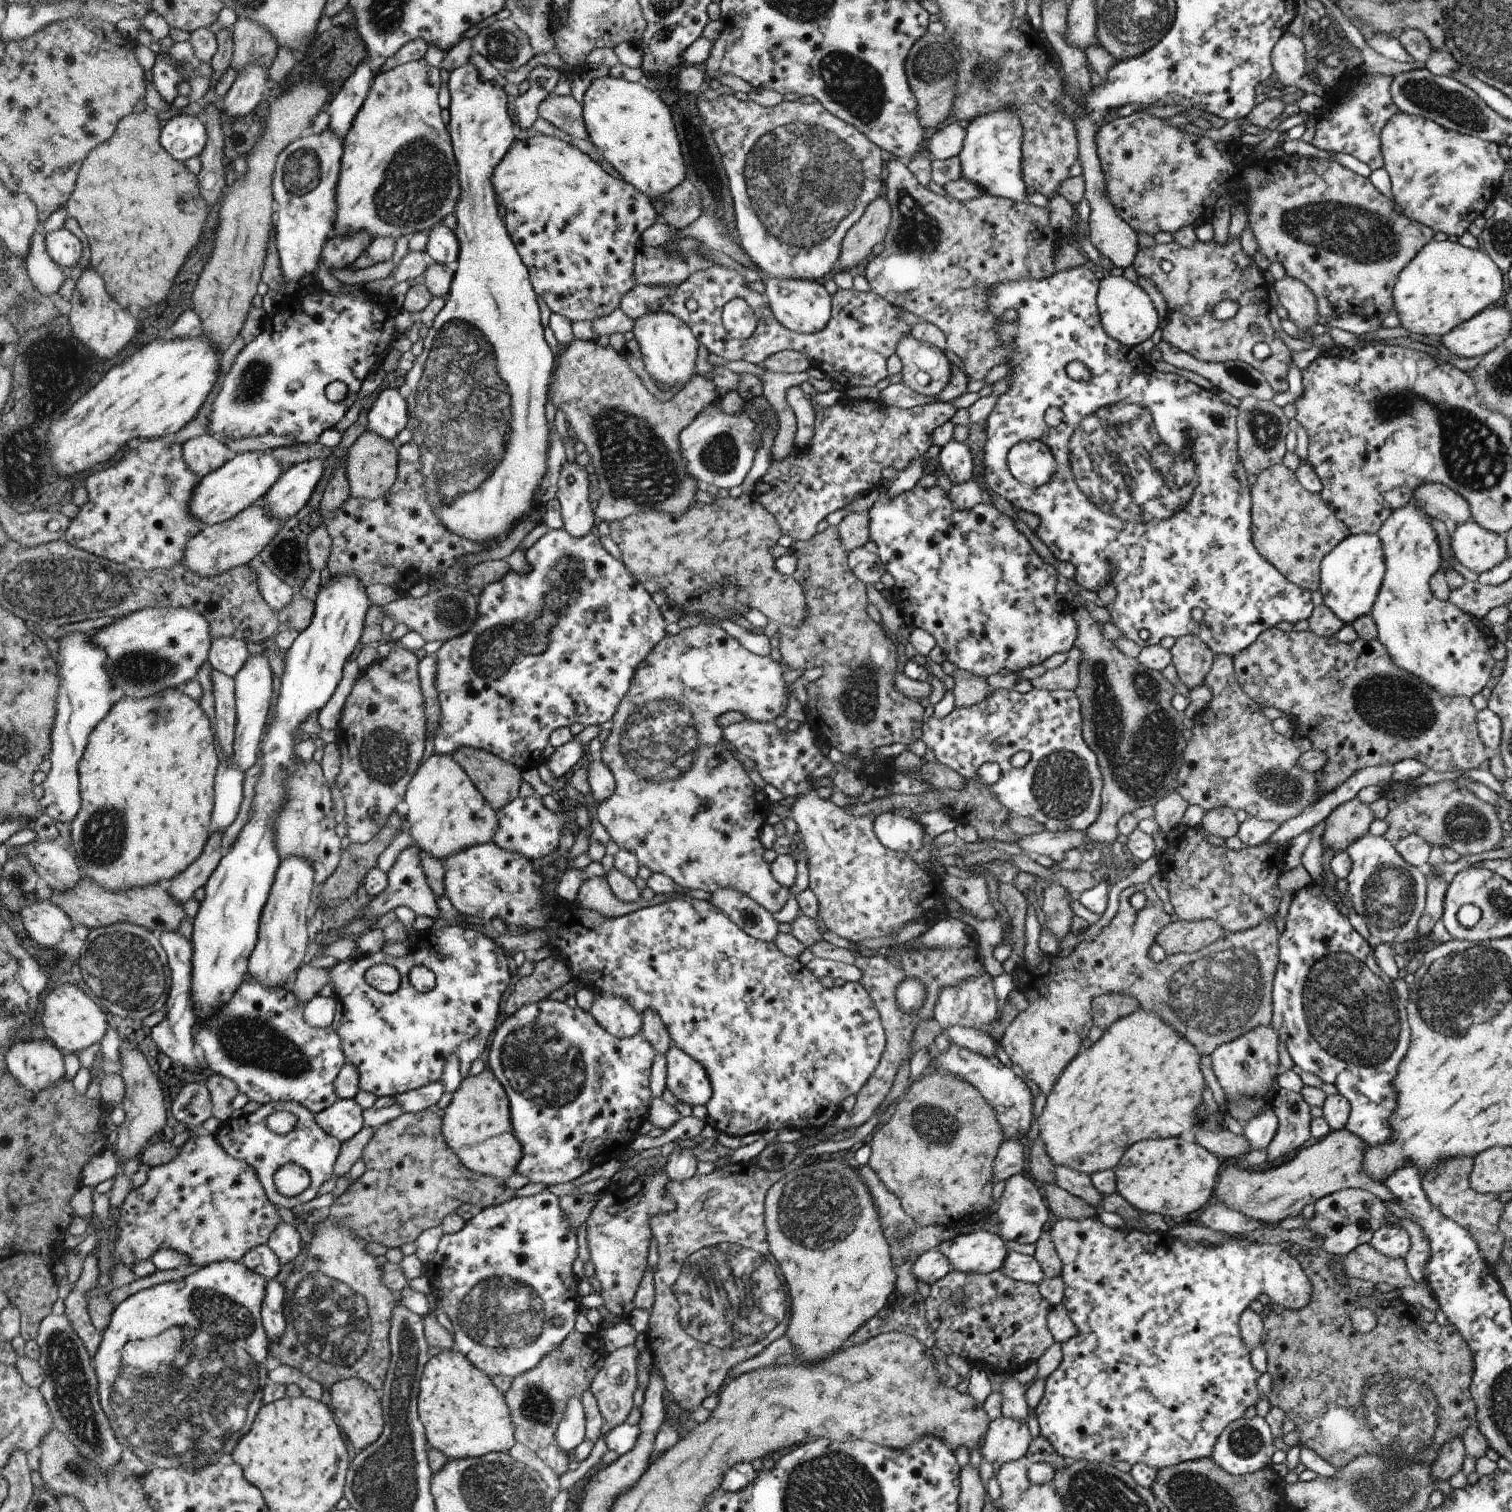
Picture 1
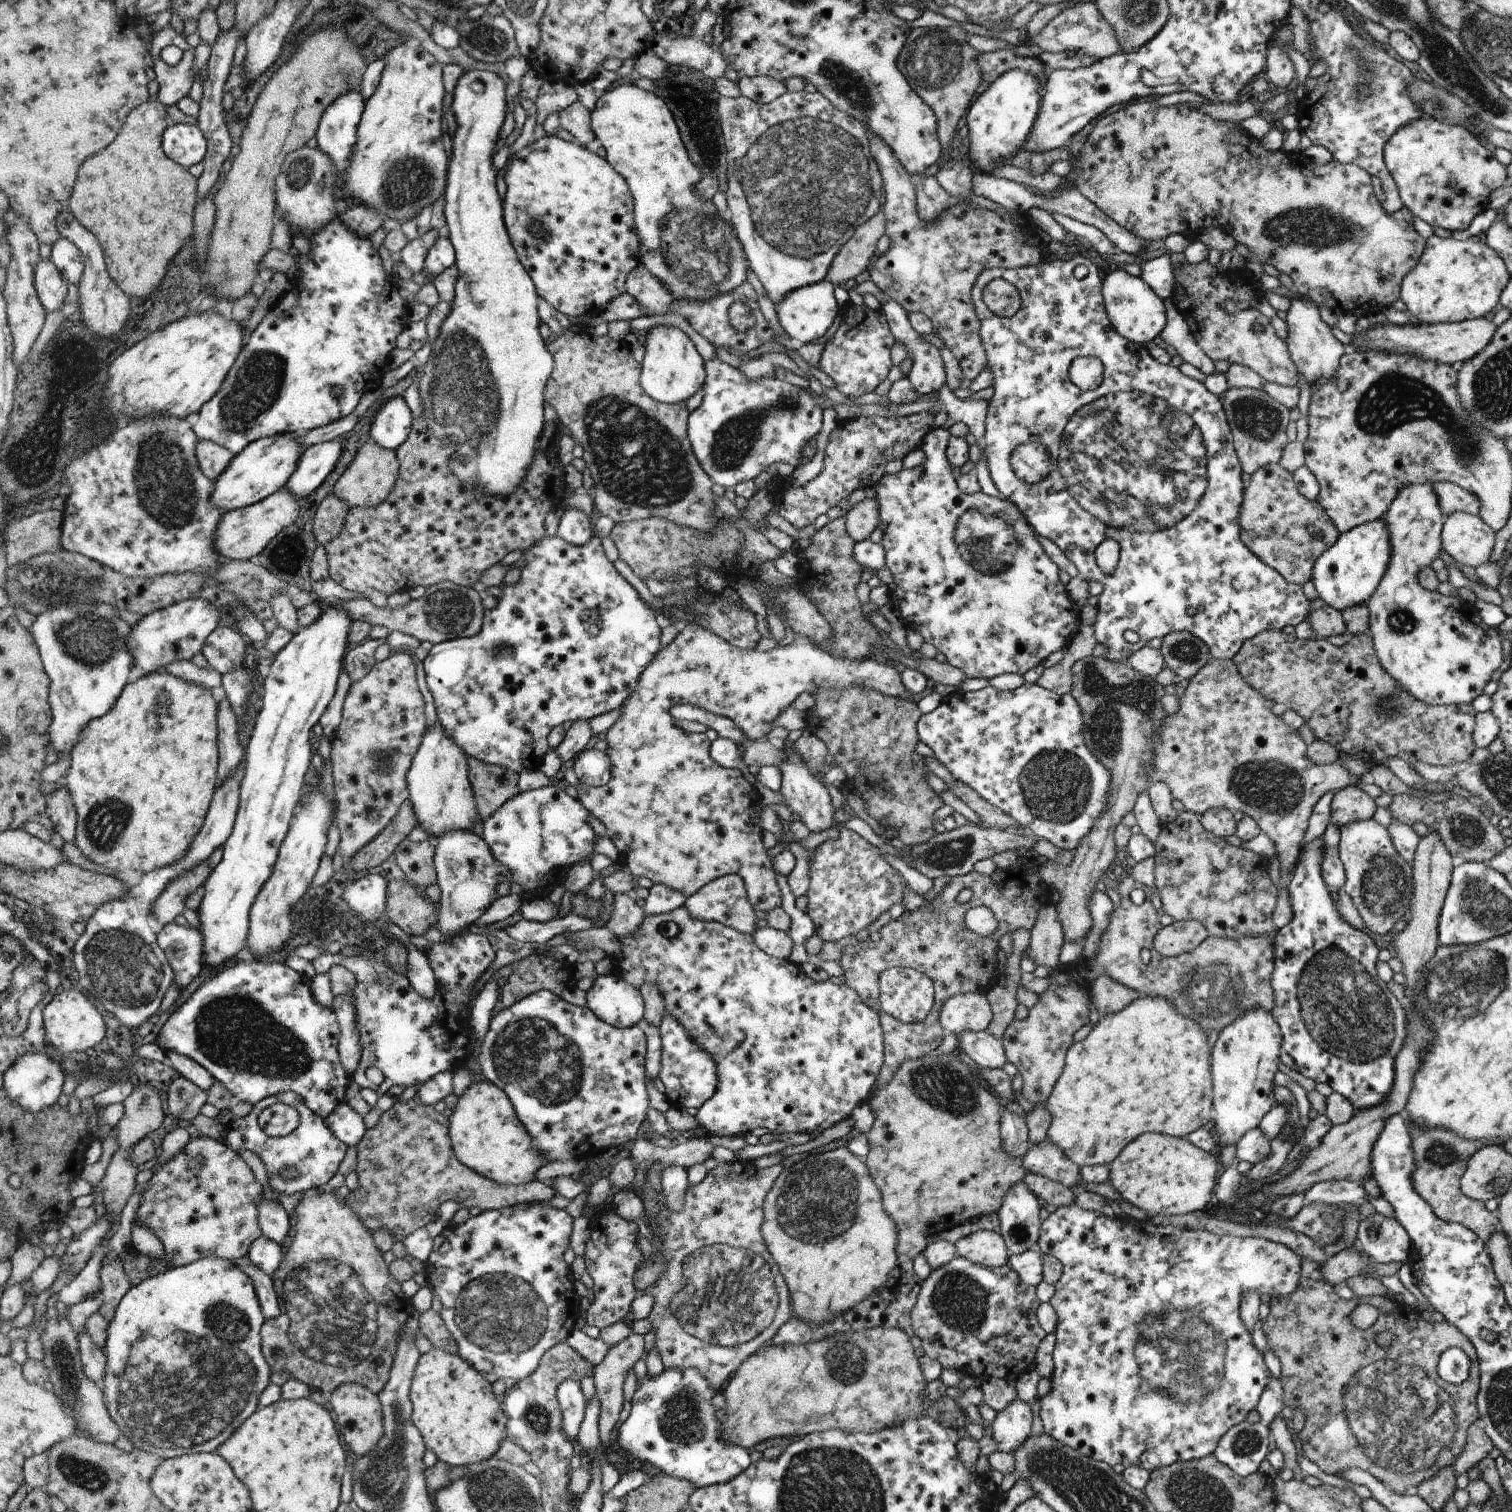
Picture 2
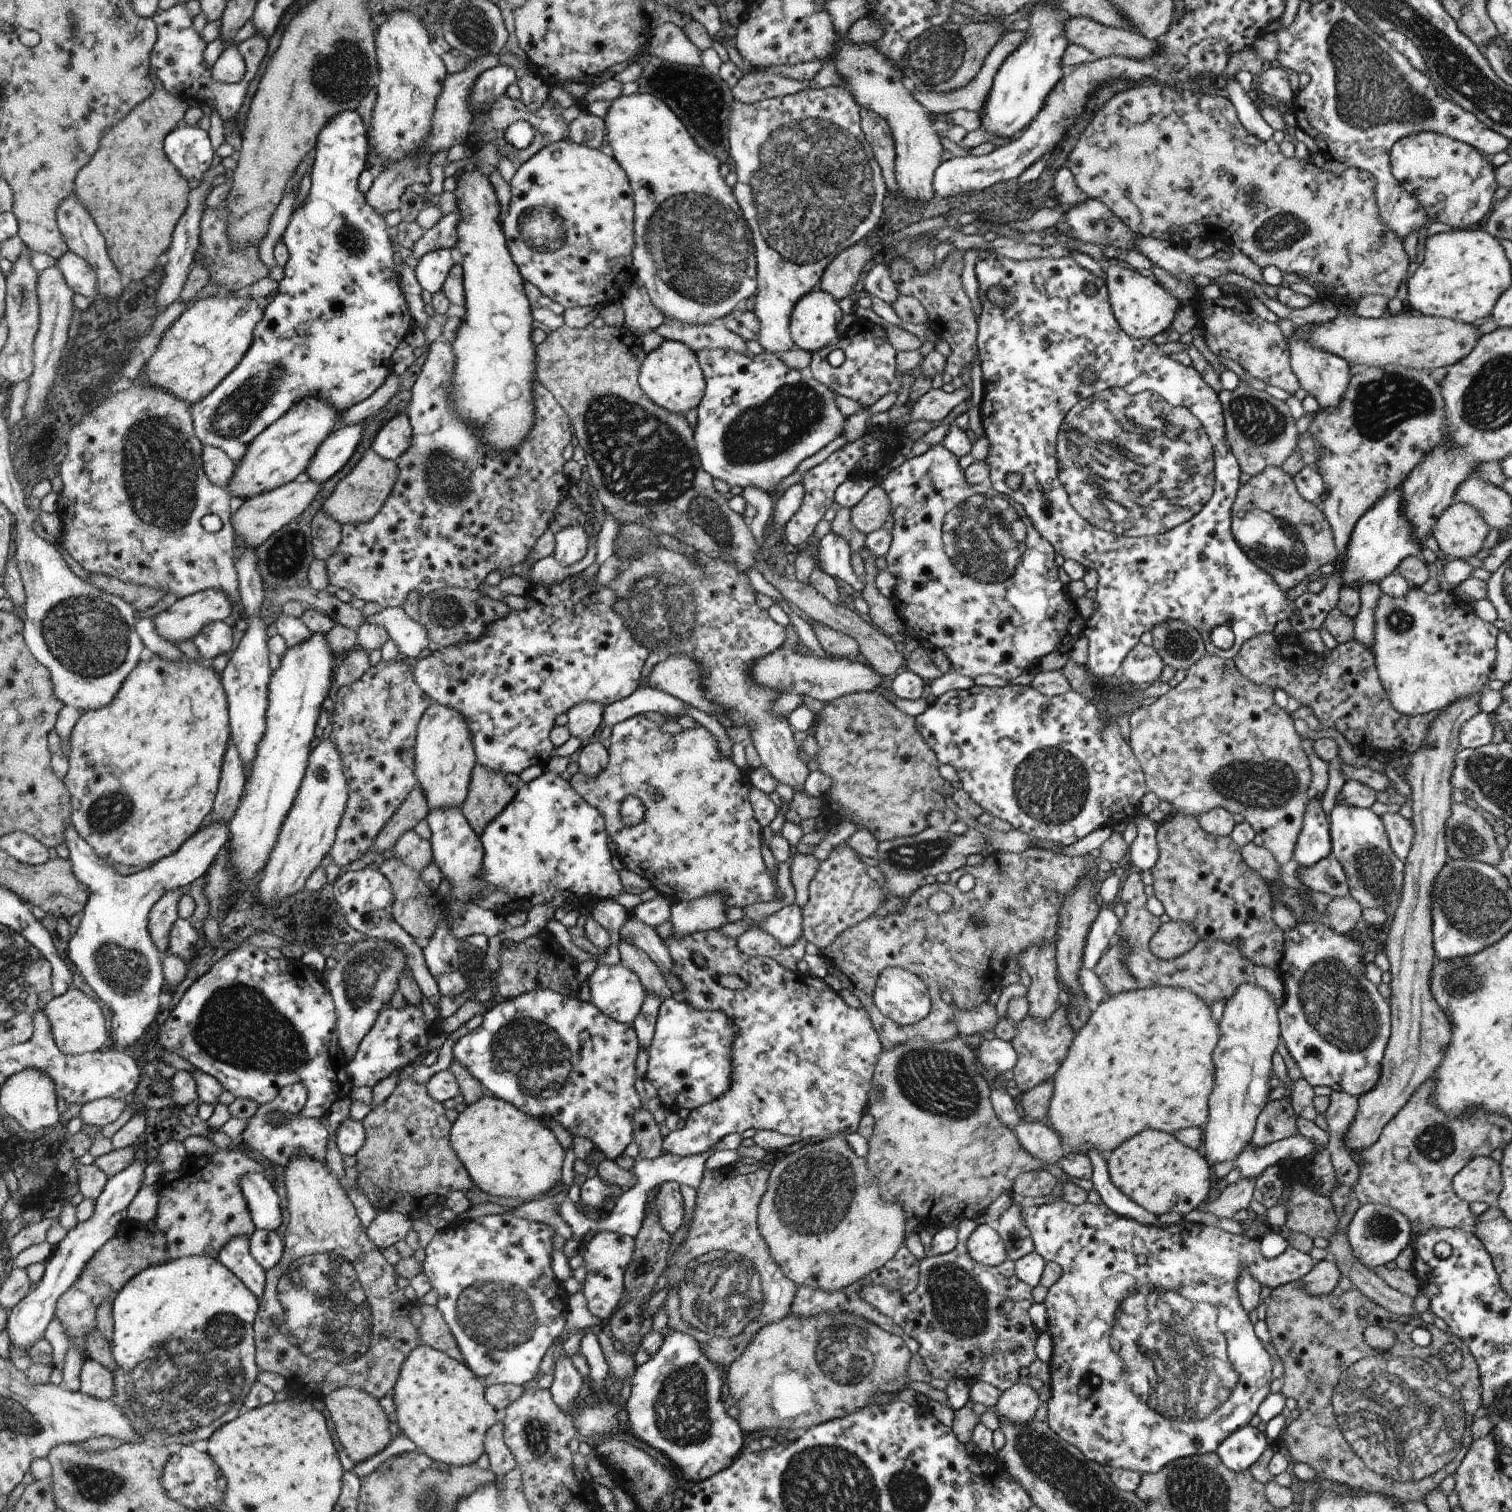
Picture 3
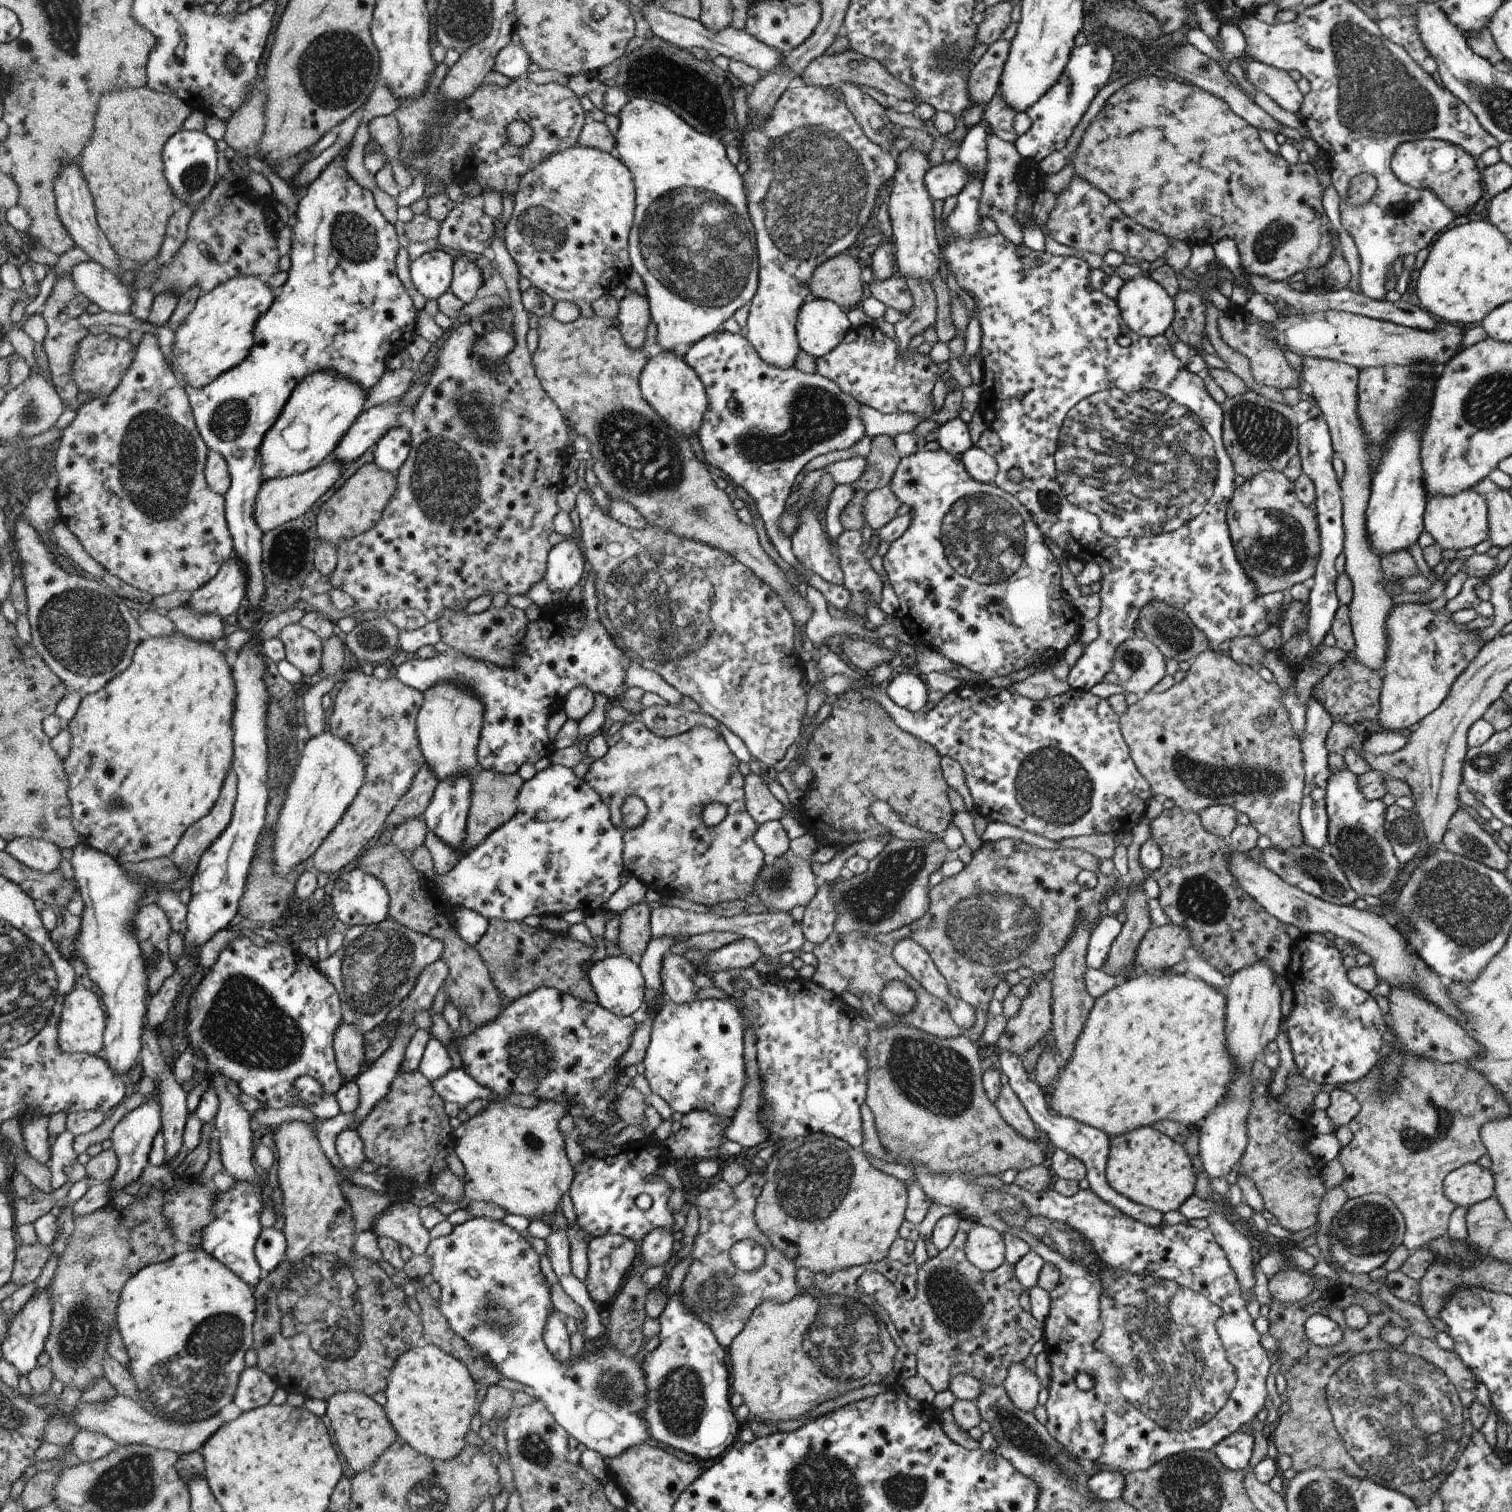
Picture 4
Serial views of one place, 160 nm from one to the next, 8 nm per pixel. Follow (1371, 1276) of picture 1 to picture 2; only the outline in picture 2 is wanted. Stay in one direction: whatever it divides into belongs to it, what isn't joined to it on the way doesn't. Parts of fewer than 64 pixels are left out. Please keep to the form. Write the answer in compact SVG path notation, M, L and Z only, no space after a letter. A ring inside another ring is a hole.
M1357 1243L1330 1257L1321 1267L1326 1282L1339 1288L1350 1277L1370 1274L1394 1276L1402 1268L1401 1262L1379 1263Z

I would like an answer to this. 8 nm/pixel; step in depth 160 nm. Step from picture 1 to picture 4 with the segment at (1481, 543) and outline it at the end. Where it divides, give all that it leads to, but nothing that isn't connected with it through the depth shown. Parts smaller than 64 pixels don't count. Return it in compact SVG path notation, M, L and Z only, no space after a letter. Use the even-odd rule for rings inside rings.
M1473 488L1451 497L1438 495L1427 502L1423 516L1424 528L1442 549L1452 548L1458 551L1463 548L1474 548L1476 544L1489 538L1487 512L1486 499Z

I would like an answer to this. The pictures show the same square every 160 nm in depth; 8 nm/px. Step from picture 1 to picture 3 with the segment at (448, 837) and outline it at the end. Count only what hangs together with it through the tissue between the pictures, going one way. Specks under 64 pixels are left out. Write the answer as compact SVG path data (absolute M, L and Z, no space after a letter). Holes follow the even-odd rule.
M432 702L417 728L415 758L417 784L428 798L429 810L462 808L469 796L473 768L478 763L465 717L454 709Z

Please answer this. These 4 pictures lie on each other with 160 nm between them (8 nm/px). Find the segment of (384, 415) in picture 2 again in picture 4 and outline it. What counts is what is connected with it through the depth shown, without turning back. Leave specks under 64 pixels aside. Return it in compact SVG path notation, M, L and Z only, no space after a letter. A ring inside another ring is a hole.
M394 427L376 441L373 461L396 474L397 470L409 458L412 450L412 433L406 427Z

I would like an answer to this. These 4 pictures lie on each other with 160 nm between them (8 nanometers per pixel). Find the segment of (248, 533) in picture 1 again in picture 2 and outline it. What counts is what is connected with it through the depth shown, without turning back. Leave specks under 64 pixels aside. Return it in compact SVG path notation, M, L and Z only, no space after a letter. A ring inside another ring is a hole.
M282 488L256 504L228 511L216 530L216 539L214 539L216 552L224 561L250 560L252 556L259 555L268 546L268 542L272 542L298 518L301 507L302 501L295 499Z

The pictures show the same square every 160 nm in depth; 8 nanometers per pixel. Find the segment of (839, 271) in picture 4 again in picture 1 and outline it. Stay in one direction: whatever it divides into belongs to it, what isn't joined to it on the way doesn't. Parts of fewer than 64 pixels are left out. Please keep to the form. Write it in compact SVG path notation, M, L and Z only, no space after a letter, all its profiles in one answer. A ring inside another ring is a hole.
M877 196L866 207L865 214L845 235L840 256L840 264L844 270L849 270L870 256L872 248L885 239L892 216L892 205L886 196Z

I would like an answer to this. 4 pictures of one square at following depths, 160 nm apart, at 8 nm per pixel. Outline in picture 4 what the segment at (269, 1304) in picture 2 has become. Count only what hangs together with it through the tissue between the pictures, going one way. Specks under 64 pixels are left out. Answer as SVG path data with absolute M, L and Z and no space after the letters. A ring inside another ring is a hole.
M236 1181L226 1192L217 1192L216 1219L203 1231L201 1248L217 1257L226 1268L234 1271L246 1284L256 1287L260 1282L260 1267L256 1262L256 1242L263 1227L260 1213L263 1209L262 1188L256 1184Z

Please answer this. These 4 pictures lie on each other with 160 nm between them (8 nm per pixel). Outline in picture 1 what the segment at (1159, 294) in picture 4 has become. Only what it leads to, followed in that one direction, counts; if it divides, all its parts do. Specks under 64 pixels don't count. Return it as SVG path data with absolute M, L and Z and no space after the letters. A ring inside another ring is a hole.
M1111 276L1099 281L1097 307L1105 333L1130 348L1148 340L1160 327L1159 314L1148 293L1140 285L1133 284L1122 276Z

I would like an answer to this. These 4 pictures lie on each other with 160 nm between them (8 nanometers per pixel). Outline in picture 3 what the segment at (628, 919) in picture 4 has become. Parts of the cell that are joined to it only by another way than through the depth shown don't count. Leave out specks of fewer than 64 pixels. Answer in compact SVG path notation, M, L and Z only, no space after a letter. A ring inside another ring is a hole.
M621 940L619 944L619 952L621 954L620 964L637 973L645 987L646 993L656 995L661 1001L672 996L672 991L666 984L661 970L657 964L654 964L649 953L625 940Z

